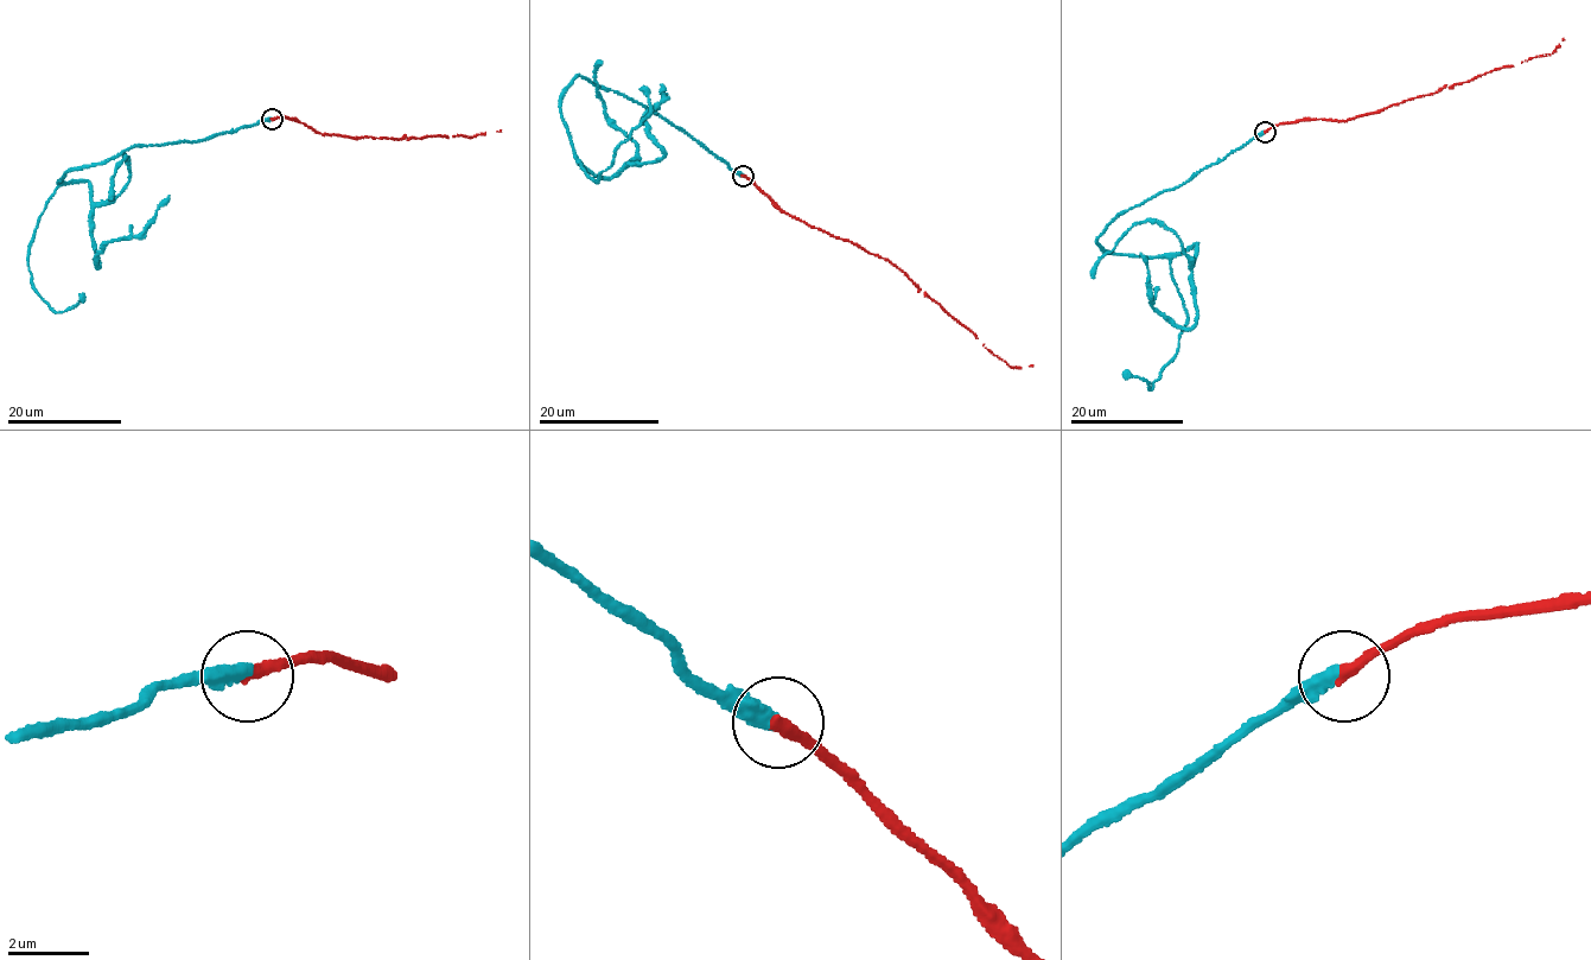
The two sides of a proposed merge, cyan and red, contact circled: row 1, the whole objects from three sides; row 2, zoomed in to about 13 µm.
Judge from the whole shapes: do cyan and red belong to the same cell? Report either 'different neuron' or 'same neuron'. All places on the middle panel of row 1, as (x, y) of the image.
same neuron

